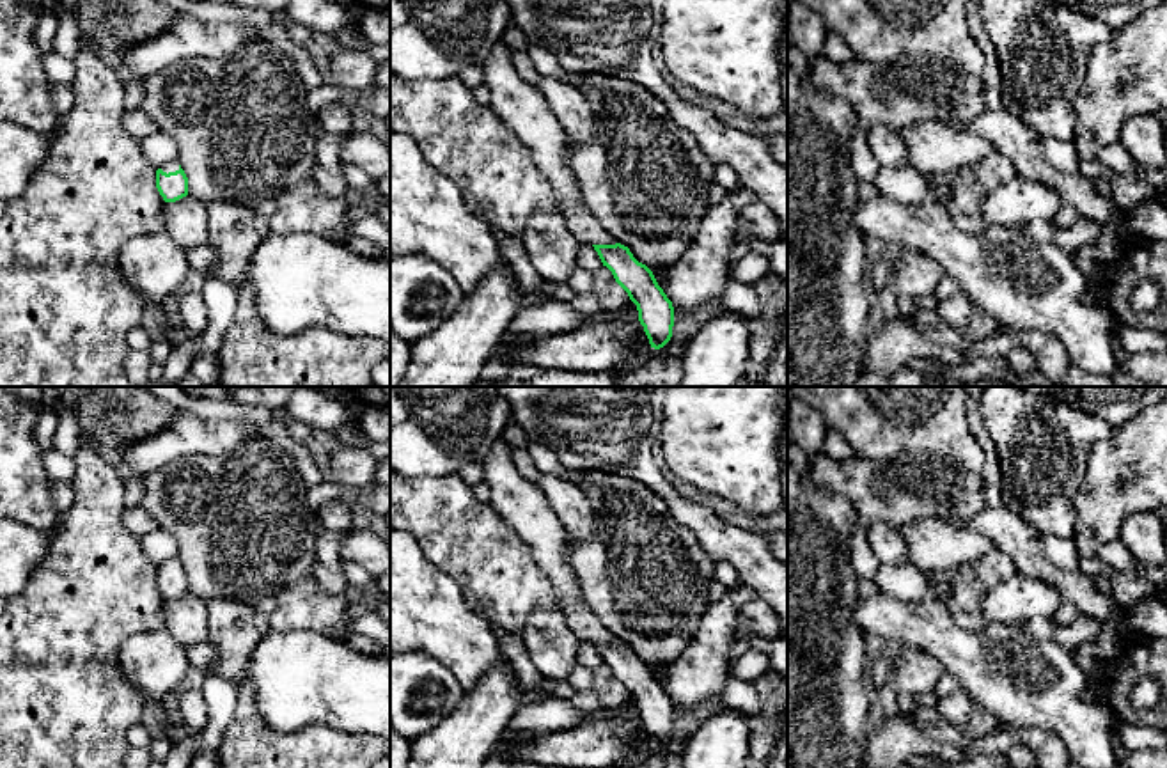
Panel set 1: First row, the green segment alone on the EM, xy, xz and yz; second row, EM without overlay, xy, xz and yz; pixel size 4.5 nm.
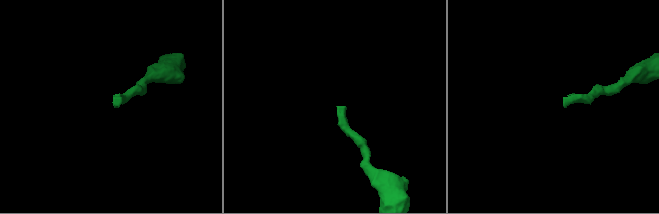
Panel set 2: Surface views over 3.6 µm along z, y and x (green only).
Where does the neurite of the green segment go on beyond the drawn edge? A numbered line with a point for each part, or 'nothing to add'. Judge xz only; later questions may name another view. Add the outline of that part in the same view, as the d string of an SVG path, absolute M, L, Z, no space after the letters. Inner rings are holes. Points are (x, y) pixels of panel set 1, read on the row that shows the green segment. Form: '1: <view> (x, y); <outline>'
nothing to add

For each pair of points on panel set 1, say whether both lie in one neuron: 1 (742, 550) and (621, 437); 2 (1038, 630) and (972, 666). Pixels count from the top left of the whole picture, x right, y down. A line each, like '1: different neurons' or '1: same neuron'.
1: same neuron
2: different neurons

